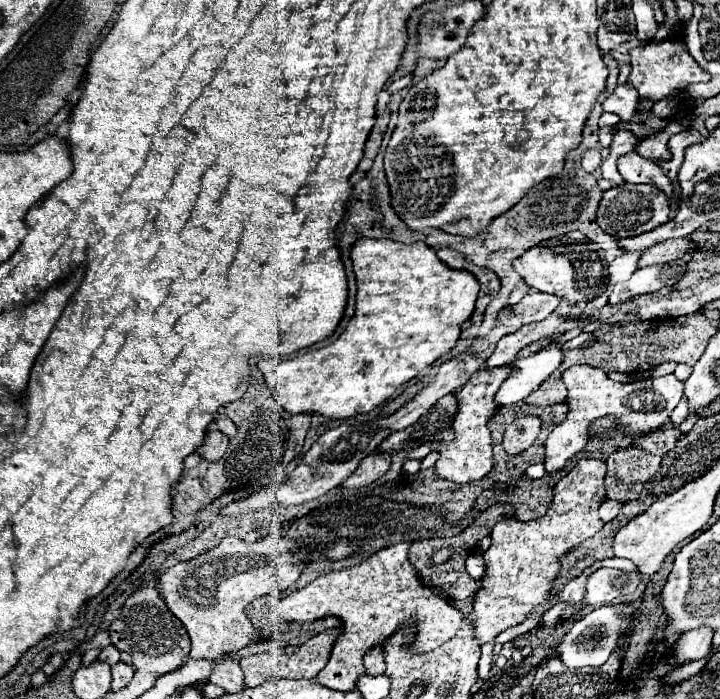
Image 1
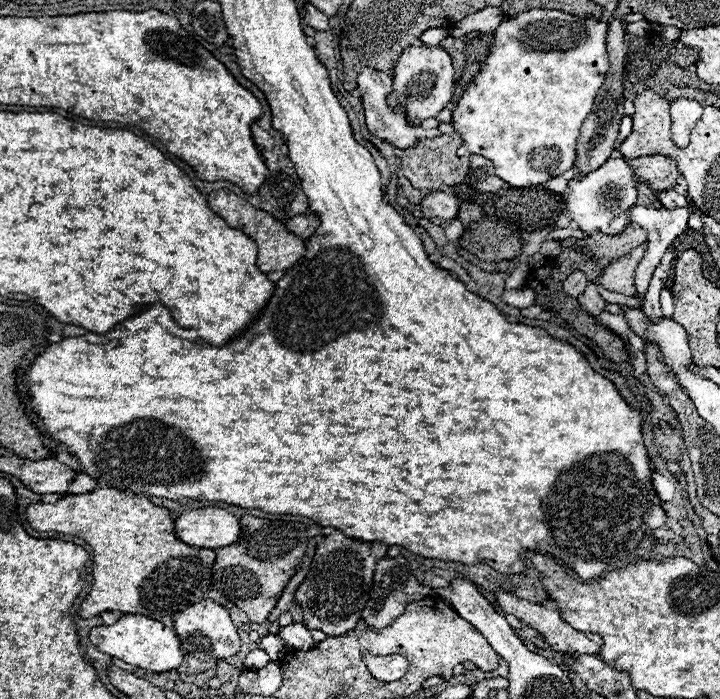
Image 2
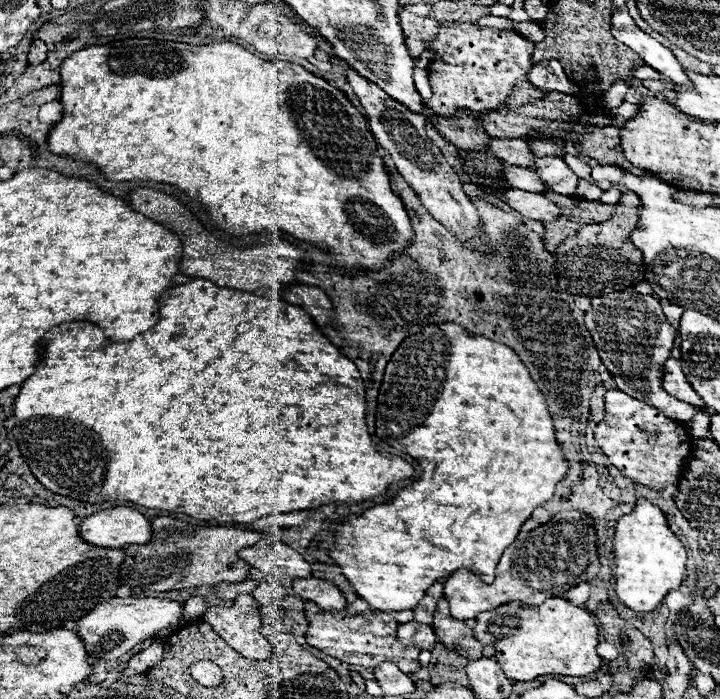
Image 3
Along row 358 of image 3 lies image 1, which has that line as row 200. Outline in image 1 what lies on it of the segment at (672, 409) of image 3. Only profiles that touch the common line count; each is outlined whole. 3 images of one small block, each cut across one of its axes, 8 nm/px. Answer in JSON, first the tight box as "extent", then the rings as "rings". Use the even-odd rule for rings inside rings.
{"extent":[598,184,670,238],"rings":[[[622,184],[614,186],[608,192],[604,192],[600,208],[598,208],[598,224],[612,236],[630,238],[644,232],[654,230],[656,226],[662,226],[670,220],[670,206],[668,198],[662,190],[646,184]]]}

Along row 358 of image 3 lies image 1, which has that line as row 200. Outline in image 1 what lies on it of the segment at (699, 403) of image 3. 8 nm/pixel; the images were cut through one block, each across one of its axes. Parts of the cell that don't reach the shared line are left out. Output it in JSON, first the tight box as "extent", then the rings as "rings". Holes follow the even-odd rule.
{"extent":[618,152,678,210],"rings":[[[630,152],[630,154],[624,154],[618,160],[618,170],[620,170],[620,174],[624,176],[626,182],[632,182],[632,184],[650,184],[650,186],[656,186],[656,188],[664,190],[664,194],[668,196],[670,208],[676,210],[678,202],[676,202],[674,186],[672,186],[670,178],[662,172],[662,168],[656,162],[646,160],[640,154],[636,154],[636,152]]]}

